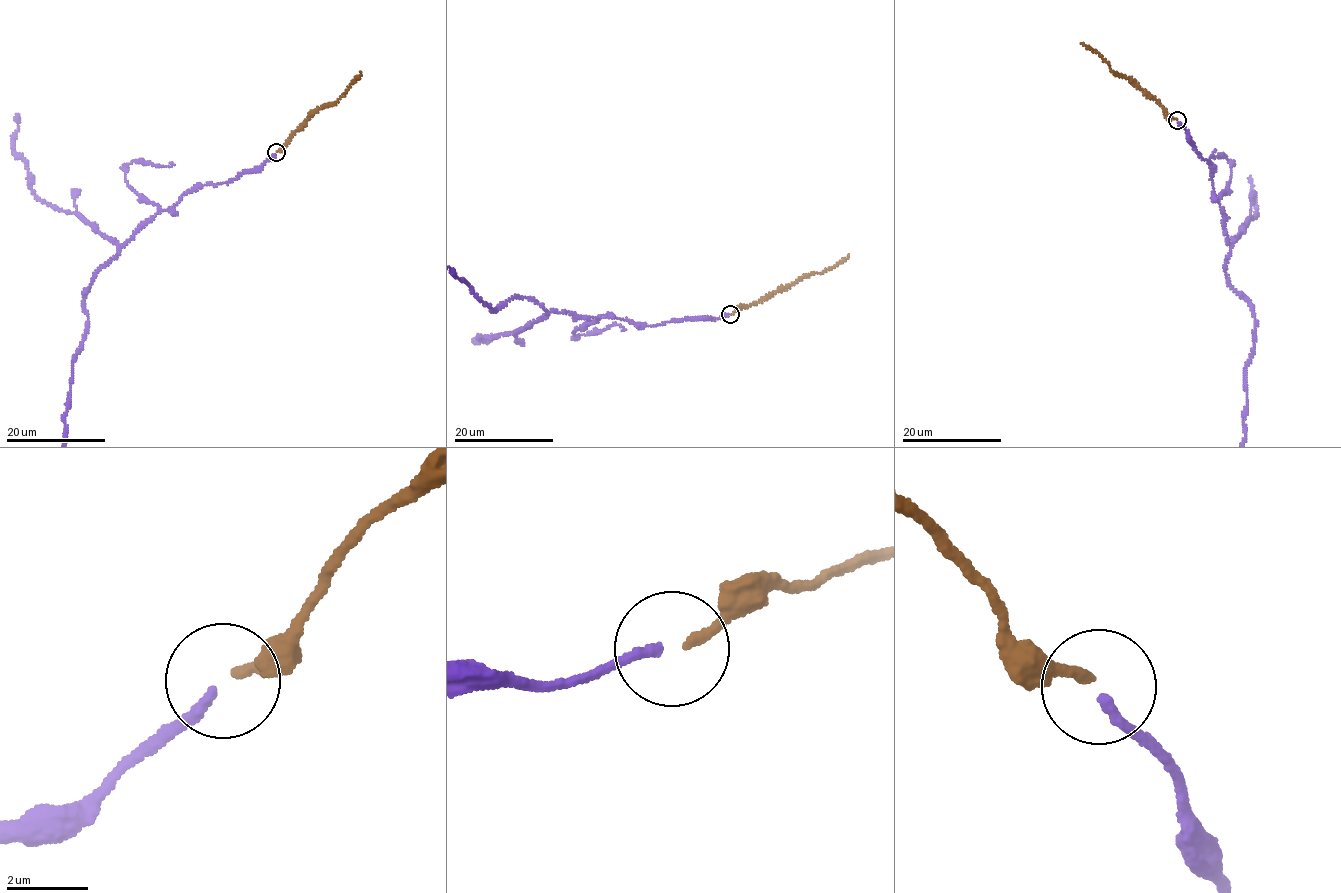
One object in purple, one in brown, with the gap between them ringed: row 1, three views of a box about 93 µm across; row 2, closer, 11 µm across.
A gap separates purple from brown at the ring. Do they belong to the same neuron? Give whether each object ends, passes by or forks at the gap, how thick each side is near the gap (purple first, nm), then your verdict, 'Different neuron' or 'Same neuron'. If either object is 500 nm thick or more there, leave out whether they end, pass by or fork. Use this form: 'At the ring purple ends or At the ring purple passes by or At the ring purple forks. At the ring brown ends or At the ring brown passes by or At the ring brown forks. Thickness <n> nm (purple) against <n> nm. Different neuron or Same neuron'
At the ring purple ends. At the ring brown ends. Thickness 240 nm (purple) against 240 nm. Same neuron

